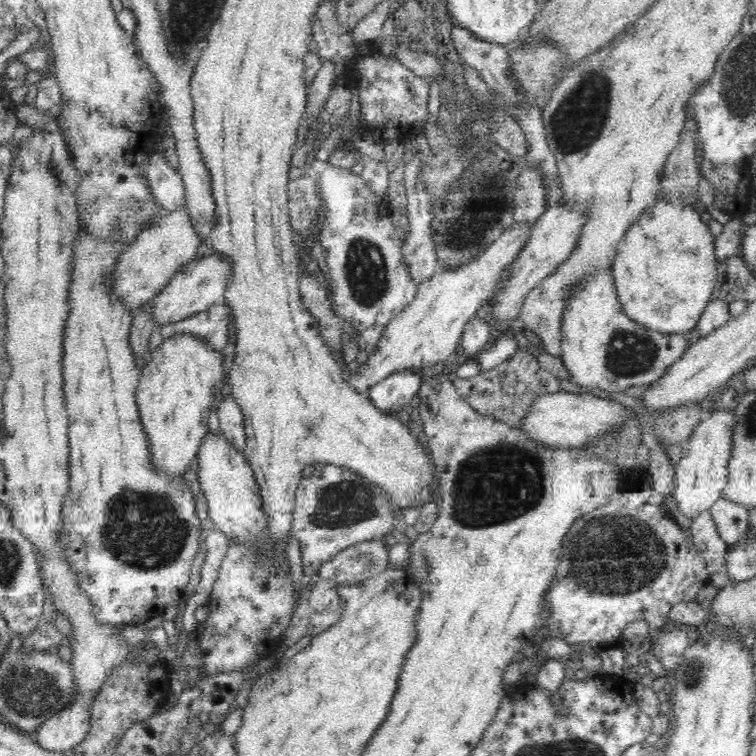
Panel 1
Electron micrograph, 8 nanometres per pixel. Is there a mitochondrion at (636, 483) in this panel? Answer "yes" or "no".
no

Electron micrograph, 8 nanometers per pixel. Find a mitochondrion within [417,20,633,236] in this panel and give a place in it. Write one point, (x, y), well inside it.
(580, 120)

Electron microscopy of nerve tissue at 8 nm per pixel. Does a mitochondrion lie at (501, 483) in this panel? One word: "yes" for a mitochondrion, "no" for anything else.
yes

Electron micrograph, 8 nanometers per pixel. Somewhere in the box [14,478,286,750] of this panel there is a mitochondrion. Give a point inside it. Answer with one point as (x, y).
(142, 530)

